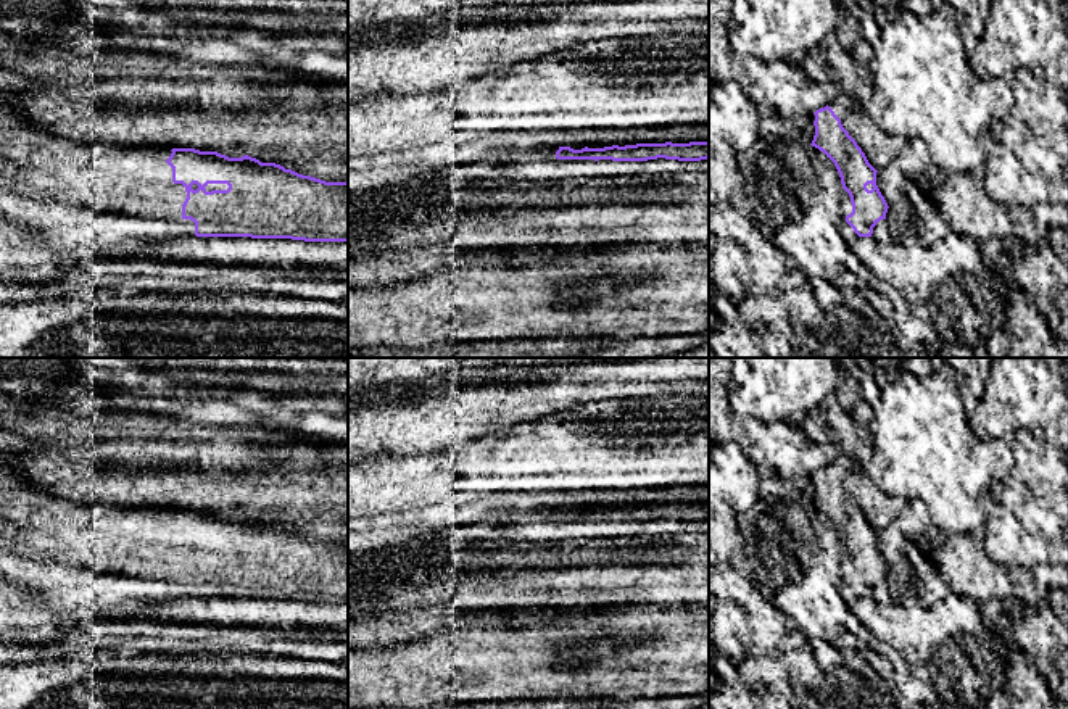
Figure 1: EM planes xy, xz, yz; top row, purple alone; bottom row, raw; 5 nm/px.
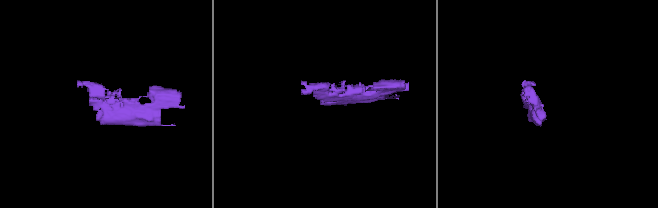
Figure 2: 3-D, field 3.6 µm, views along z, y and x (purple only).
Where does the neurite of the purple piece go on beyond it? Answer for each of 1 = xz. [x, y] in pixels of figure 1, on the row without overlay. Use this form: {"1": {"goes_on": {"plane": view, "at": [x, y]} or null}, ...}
{"1": {"goes_on": null}}

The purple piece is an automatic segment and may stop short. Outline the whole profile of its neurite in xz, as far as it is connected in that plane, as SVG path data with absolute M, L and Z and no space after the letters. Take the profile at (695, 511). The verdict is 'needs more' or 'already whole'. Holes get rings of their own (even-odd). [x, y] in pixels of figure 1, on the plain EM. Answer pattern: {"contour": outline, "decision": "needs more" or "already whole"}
{"contour": "M709 503L689 504L636 504L636 506L612 506L604 509L582 509L559 508L557 520L612 520L612 522L648 522L648 520L678 520L678 522L701 522L709 519Z", "decision": "already whole"}

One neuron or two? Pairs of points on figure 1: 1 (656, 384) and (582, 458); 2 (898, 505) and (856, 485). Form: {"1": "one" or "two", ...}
{"1": "two", "2": "one"}

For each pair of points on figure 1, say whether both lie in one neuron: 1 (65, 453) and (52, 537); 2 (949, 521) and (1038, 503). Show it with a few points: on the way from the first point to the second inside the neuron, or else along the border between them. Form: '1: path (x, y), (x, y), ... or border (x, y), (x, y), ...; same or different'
1: border (26, 476), (41, 490), (95, 506); different
2: border (981, 505), (985, 524); different

